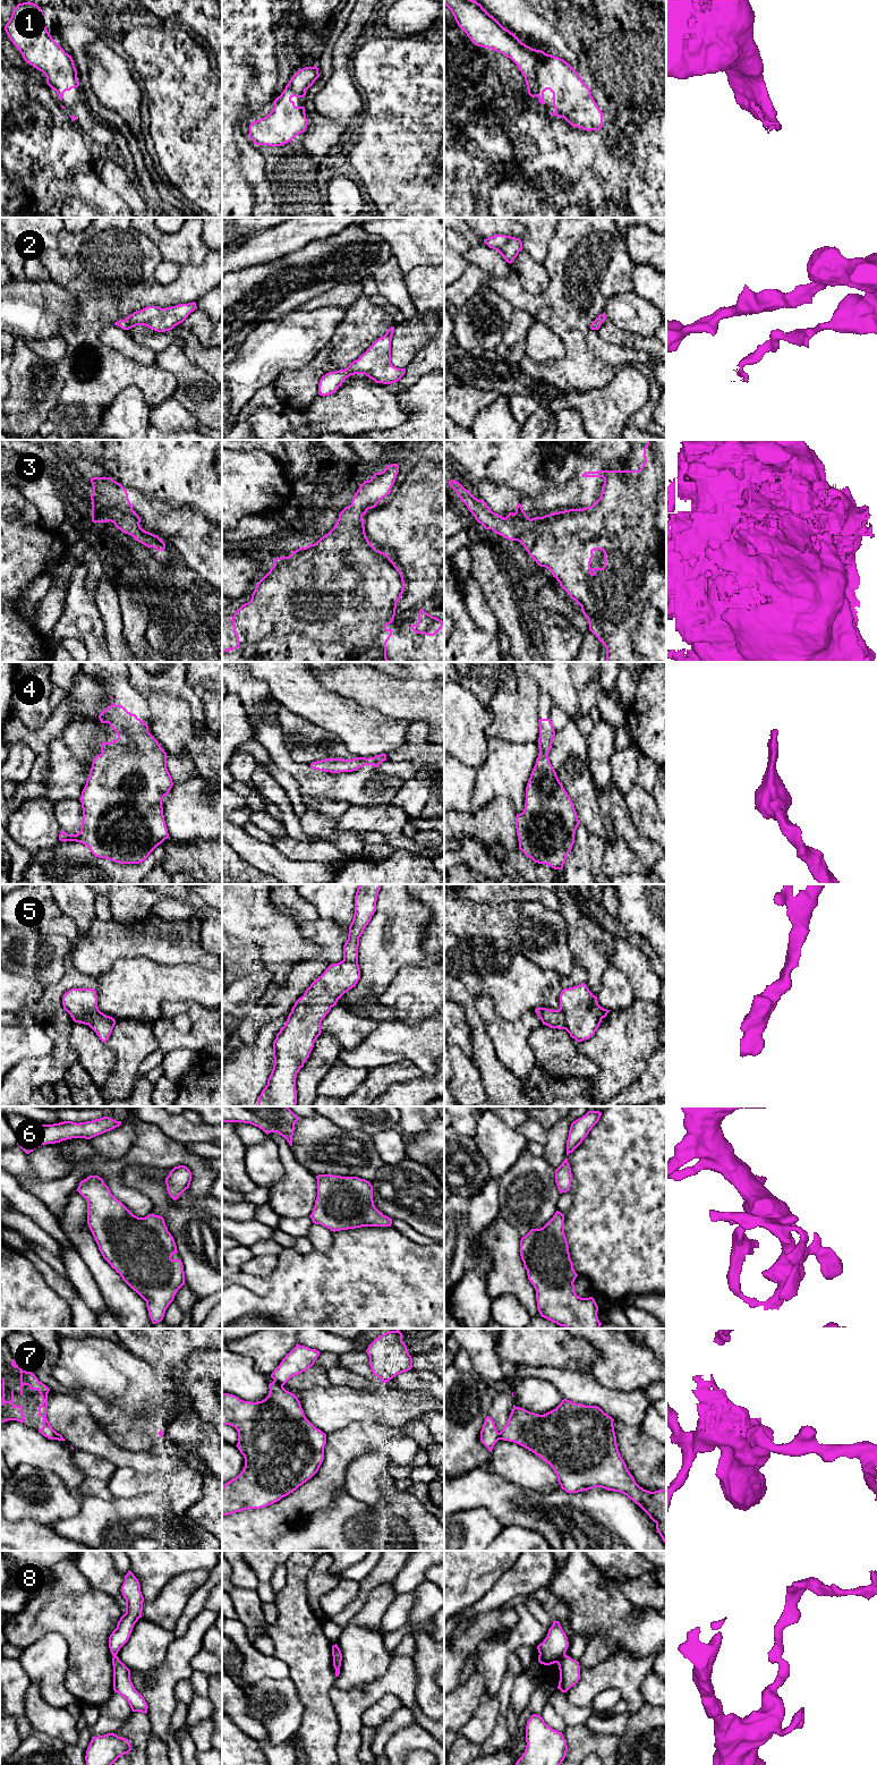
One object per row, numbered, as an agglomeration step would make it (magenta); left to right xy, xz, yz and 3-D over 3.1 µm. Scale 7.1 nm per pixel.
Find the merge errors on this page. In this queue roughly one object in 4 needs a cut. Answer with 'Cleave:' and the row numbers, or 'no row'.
Cleave: 7, 8

